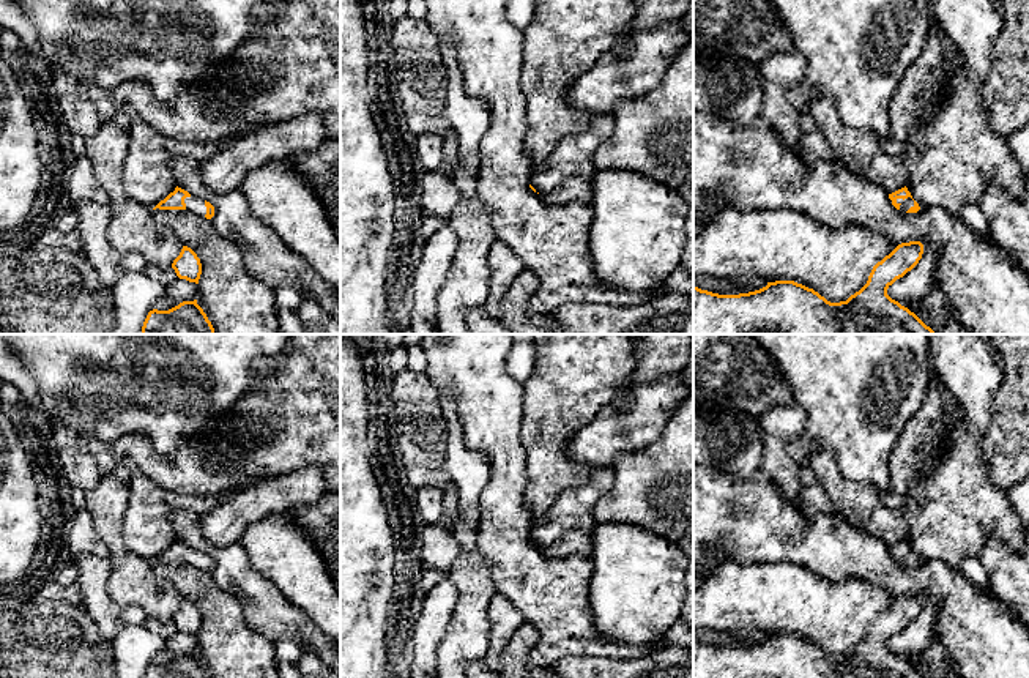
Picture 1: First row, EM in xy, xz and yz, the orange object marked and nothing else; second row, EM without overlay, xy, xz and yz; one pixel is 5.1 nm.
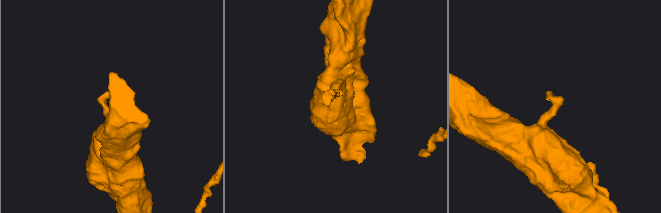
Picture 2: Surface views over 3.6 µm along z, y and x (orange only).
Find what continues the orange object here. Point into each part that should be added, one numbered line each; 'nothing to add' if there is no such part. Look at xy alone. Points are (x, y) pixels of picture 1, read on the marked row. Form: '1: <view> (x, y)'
1: xy (193, 204)

